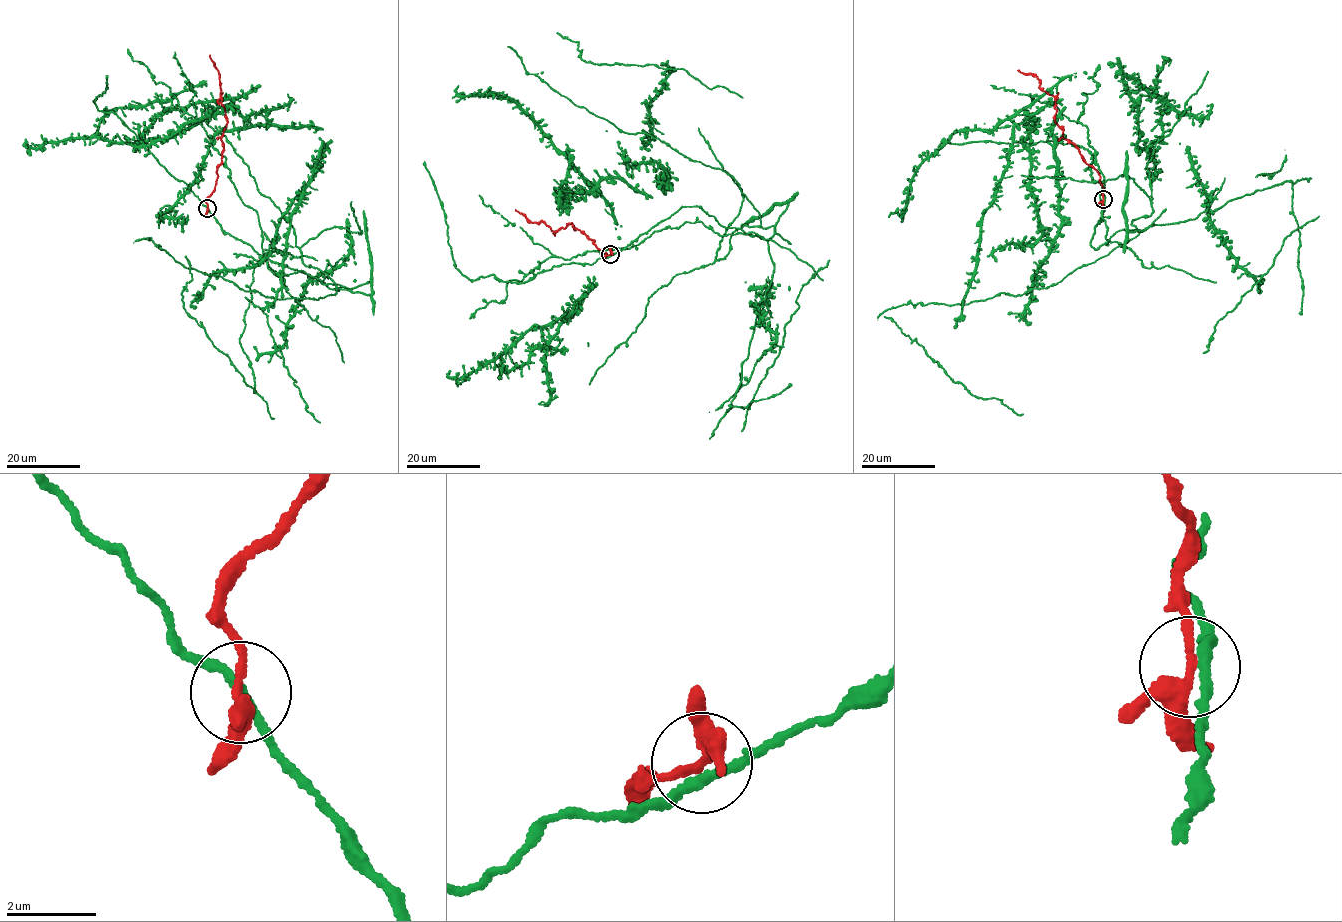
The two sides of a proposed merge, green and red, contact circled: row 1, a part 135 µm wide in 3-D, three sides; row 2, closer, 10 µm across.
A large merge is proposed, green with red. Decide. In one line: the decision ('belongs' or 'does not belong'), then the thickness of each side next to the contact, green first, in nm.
does not belong | 190/240 nm

